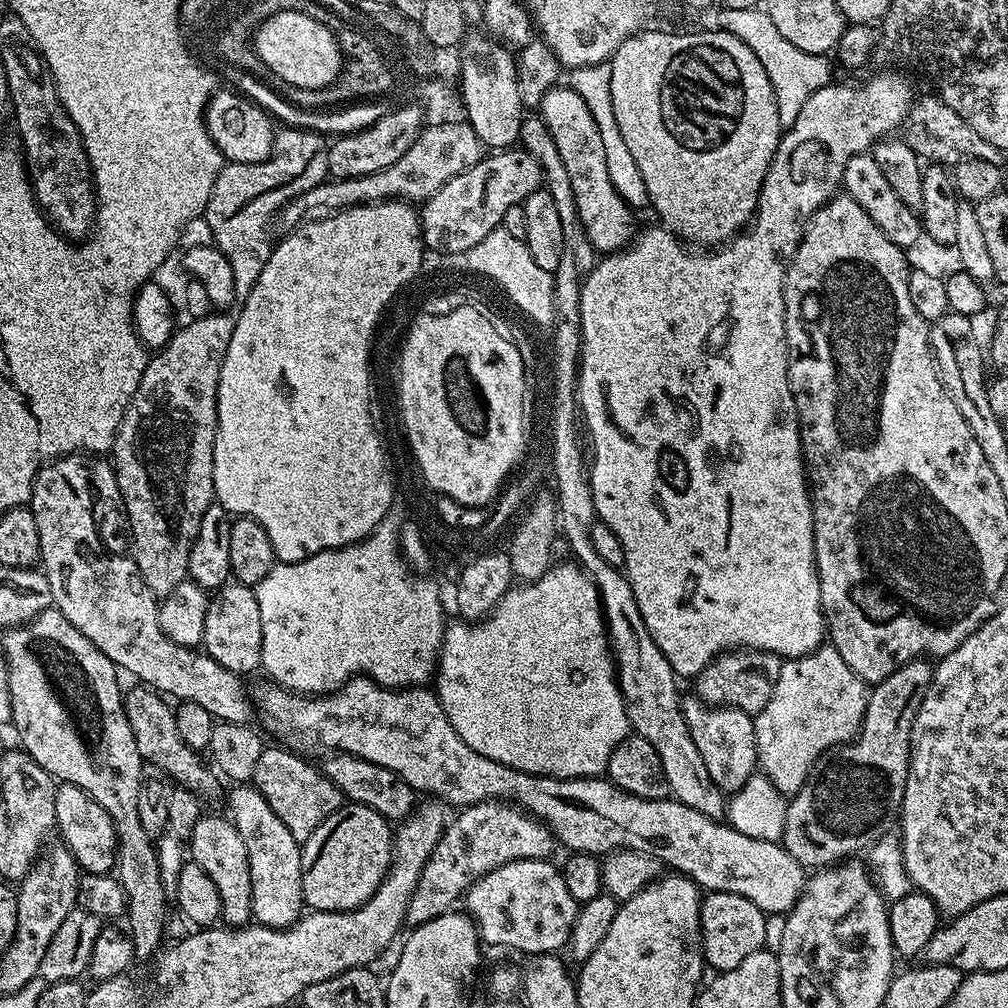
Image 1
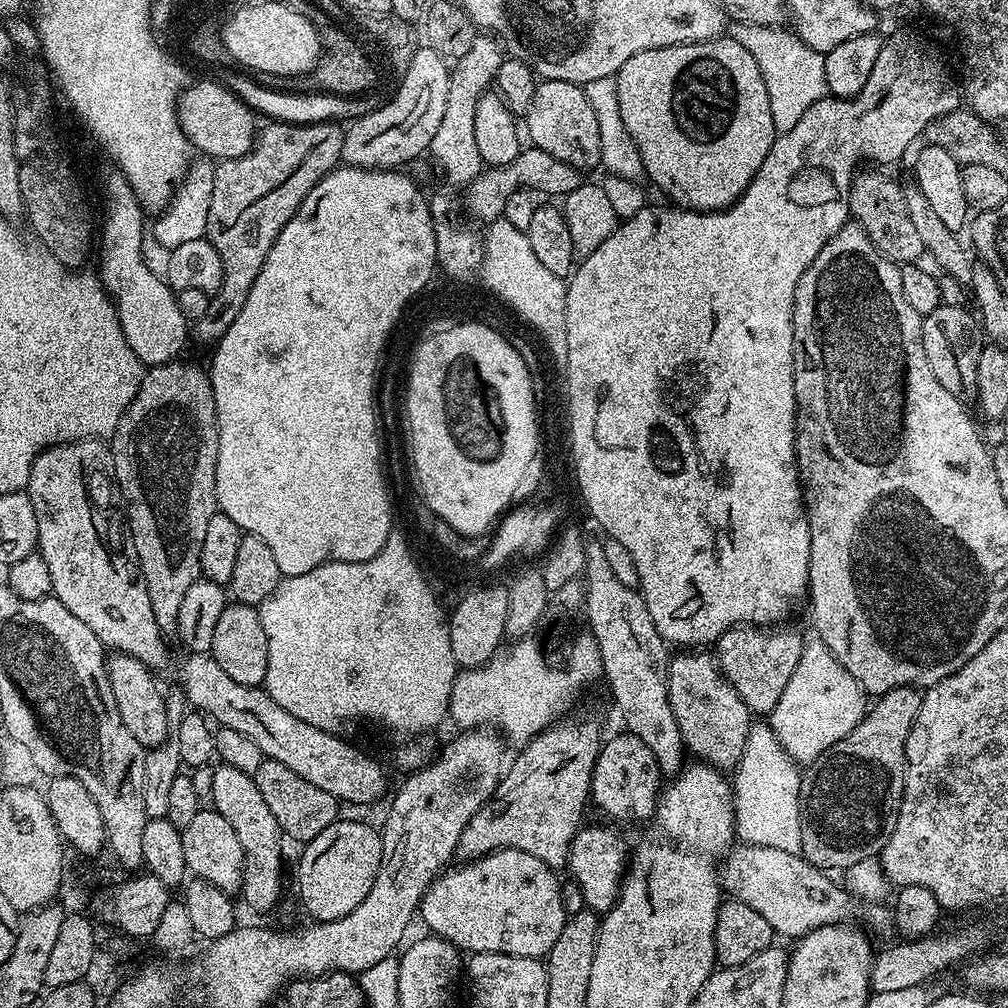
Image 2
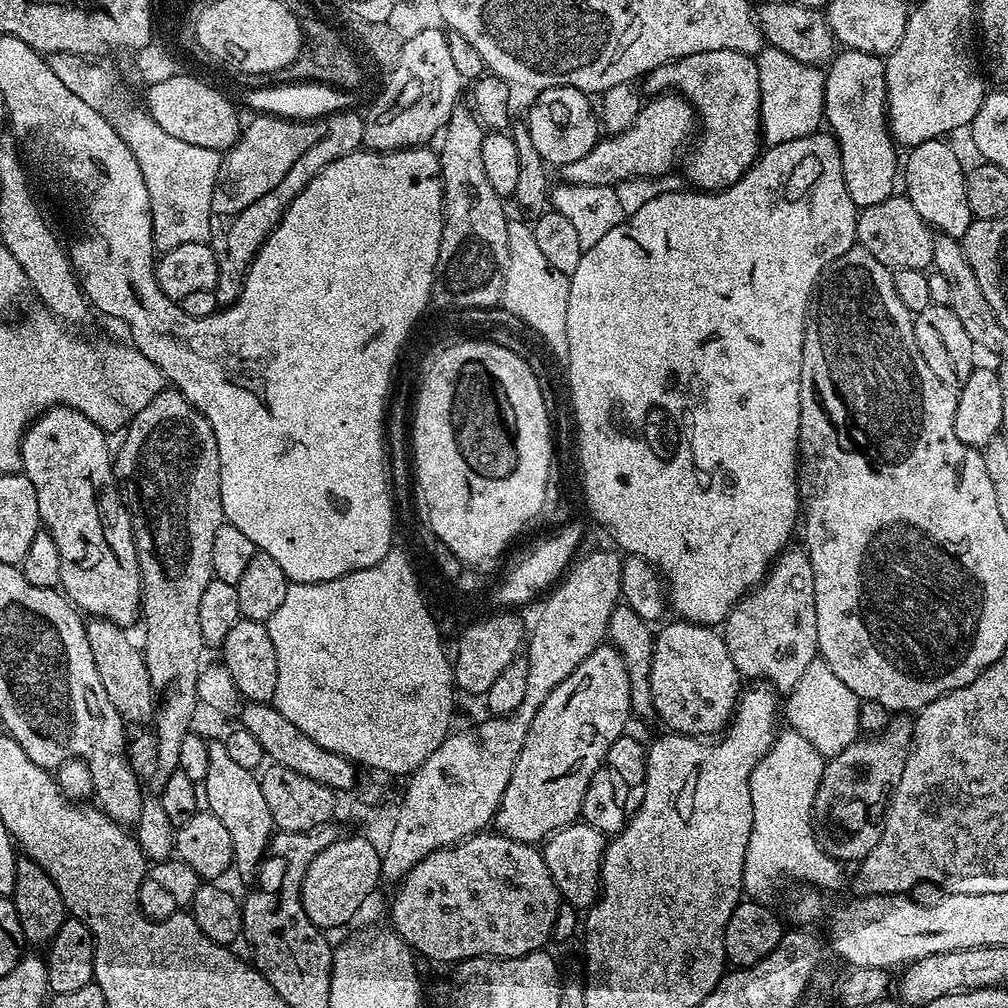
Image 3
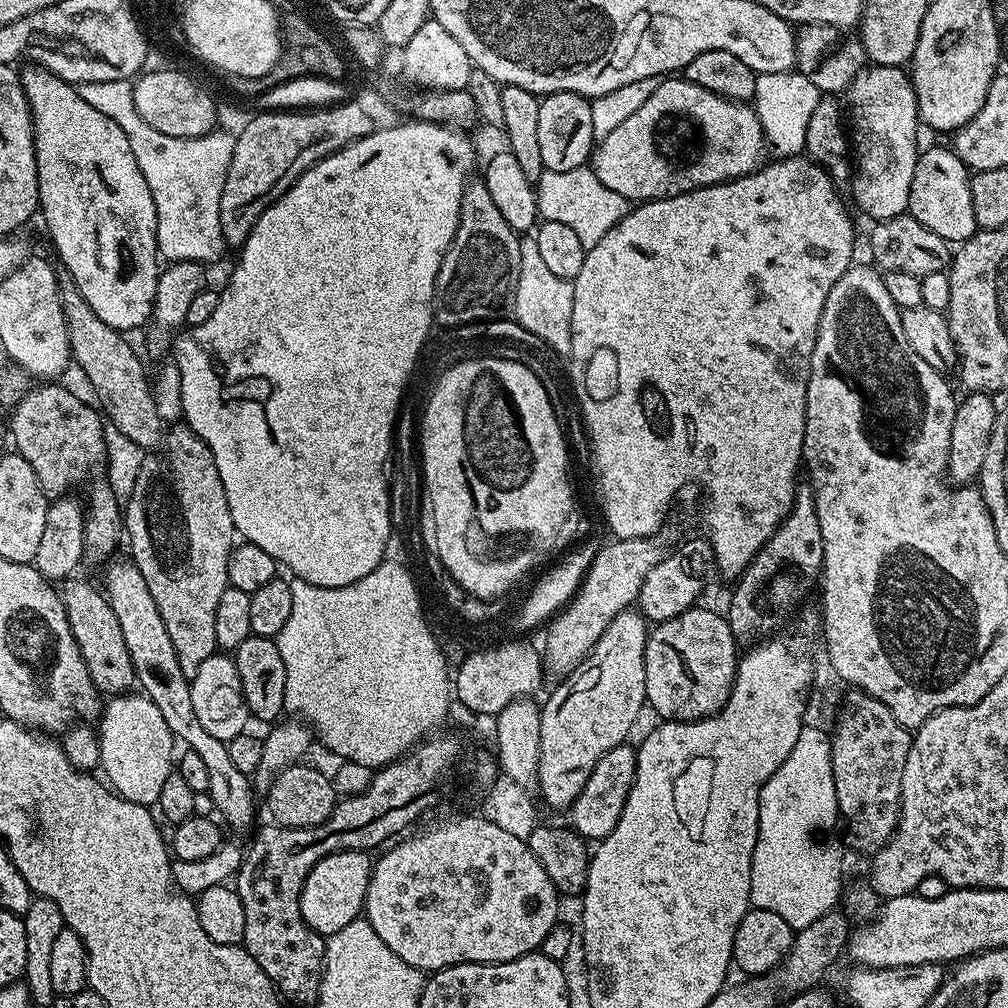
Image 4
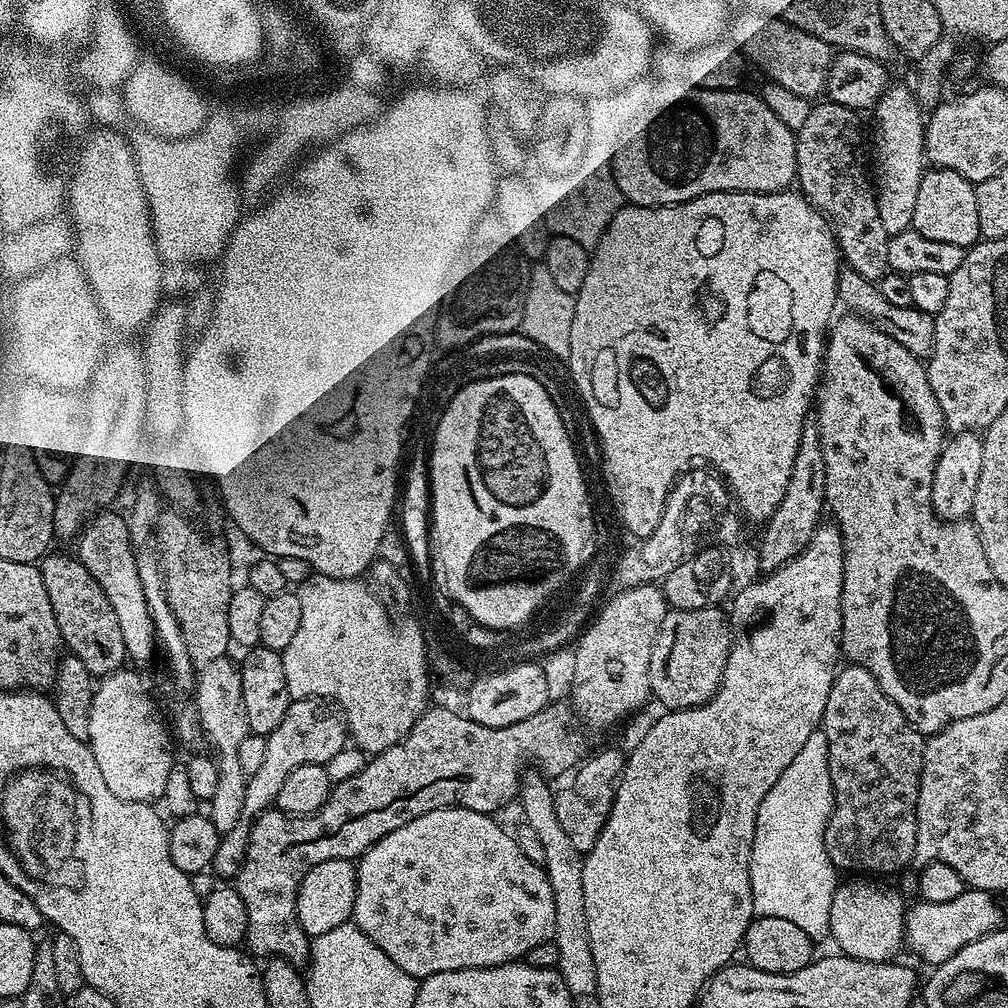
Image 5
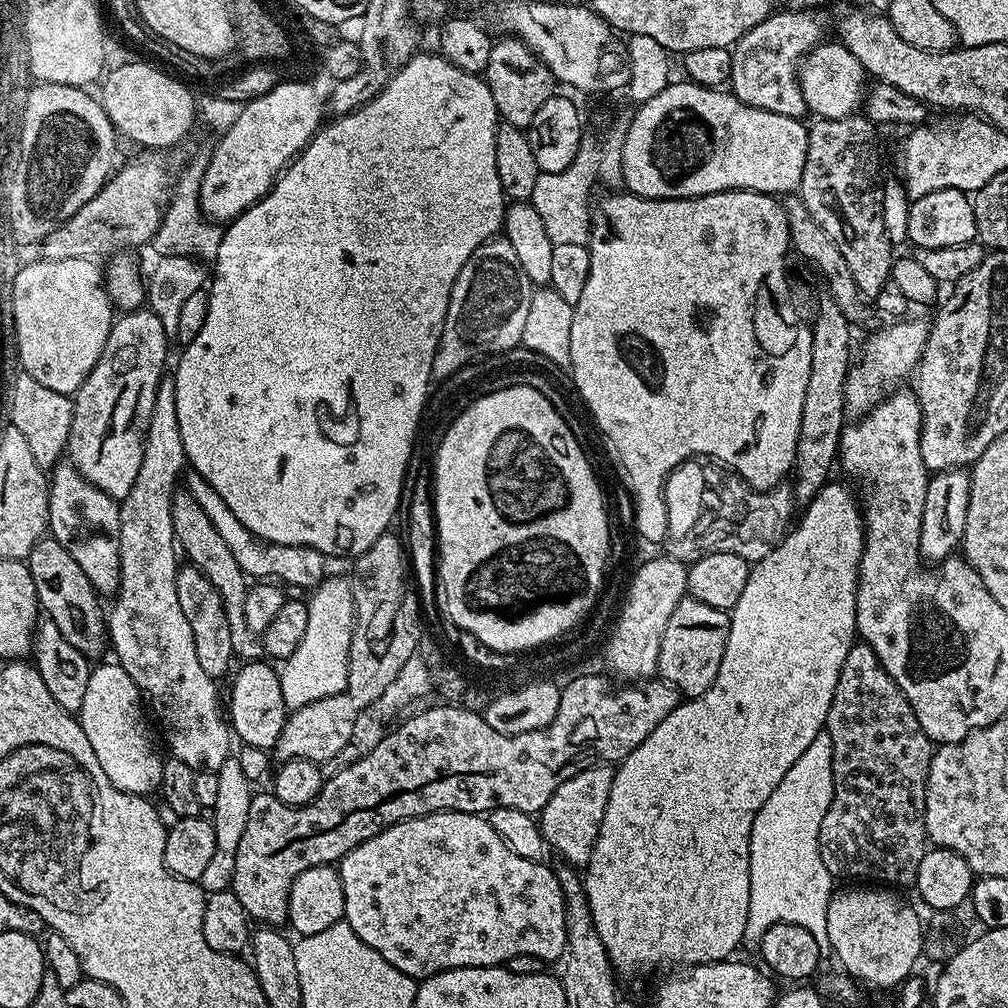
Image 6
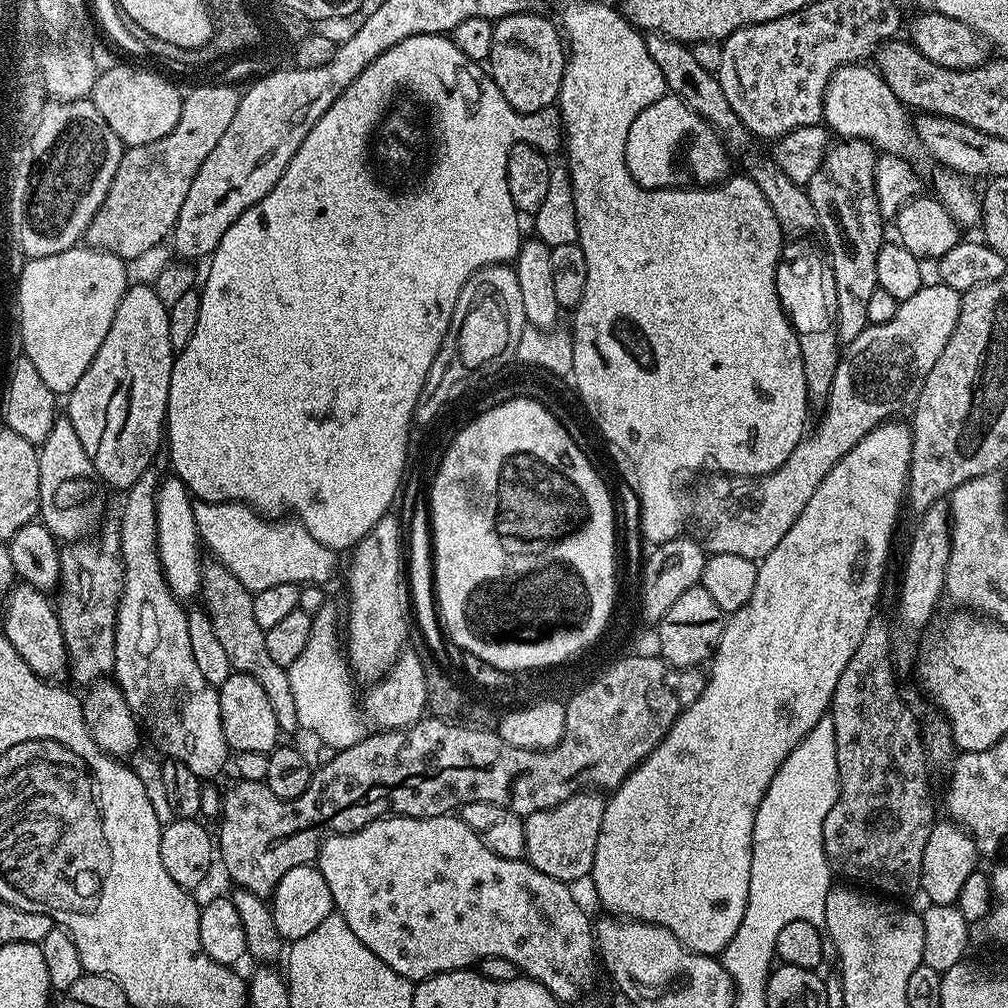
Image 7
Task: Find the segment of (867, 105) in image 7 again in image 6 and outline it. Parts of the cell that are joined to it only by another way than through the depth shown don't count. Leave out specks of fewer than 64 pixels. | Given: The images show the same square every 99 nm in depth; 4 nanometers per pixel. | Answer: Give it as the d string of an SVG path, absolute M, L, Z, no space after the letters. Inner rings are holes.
M828 43L817 44L798 69L798 79L802 86L802 96L806 98L808 112L821 120L853 115L866 96L866 73L858 58L854 58L854 54L850 54L844 44Z

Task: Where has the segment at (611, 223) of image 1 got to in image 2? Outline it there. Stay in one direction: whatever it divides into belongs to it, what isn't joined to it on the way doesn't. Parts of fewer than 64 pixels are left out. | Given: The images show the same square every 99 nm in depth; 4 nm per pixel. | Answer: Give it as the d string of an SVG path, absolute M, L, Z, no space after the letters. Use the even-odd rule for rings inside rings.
M540 80L536 86L535 116L535 147L544 148L546 154L554 154L554 158L581 170L596 168L600 164L602 145L598 119L581 85L561 80Z

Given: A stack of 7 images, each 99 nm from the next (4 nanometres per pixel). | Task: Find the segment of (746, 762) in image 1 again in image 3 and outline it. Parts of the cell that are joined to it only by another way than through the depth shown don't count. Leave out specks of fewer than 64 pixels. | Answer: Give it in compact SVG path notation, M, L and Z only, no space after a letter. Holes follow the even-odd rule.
M673 619L673 624L655 633L650 662L651 711L665 724L667 731L693 738L712 738L723 733L736 715L736 705L742 691L742 677L726 650L723 635L715 627L691 624L689 620Z

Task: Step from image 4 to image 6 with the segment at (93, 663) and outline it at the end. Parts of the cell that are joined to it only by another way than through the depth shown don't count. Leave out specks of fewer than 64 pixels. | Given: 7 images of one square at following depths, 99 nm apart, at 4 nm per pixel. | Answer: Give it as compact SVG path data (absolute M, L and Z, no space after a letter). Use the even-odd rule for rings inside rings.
M51 538L40 540L30 550L26 561L30 574L34 578L34 590L40 603L43 615L62 630L62 638L74 646L89 661L96 662L110 648L108 638L108 622L106 608L103 608L100 593L94 590L90 578L86 578L86 570L74 562L70 550Z

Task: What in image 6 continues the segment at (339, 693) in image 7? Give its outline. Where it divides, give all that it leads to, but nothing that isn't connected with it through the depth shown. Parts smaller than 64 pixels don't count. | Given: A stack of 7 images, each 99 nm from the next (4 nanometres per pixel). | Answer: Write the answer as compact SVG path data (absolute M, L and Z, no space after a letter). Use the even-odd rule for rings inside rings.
M329 575L307 597L306 634L298 642L298 650L283 661L279 669L282 698L290 710L306 706L323 696L336 696L347 686L348 655L350 654L355 606L349 581L343 576Z

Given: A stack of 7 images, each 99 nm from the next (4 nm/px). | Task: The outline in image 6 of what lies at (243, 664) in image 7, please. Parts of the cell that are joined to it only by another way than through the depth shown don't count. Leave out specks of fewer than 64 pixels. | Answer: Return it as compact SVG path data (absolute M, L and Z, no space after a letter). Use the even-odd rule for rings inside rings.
M186 490L177 491L172 497L171 504L171 535L176 535L182 551L188 555L187 563L210 578L210 586L218 590L218 594L224 603L226 610L226 622L230 626L230 646L233 657L241 661L259 660L264 656L263 639L250 626L246 626L246 594L250 587L249 577L245 576L242 566L230 554L226 542L219 536L218 530L214 530L214 522L210 522L202 506Z

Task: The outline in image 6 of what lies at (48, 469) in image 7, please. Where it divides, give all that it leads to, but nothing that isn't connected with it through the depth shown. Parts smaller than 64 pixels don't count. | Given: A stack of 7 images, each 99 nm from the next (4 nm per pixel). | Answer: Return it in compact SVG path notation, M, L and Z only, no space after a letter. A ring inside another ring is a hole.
M70 462L50 472L48 485L50 514L48 532L51 539L70 550L74 562L86 570L86 578L101 597L115 597L120 588L120 506L115 496L98 490Z

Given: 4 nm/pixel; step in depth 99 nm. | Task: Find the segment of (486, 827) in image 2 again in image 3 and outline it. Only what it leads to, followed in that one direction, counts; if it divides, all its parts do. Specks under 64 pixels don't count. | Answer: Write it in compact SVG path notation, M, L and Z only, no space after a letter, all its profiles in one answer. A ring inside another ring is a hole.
M605 642L601 644L600 647L594 649L590 655L576 667L574 674L570 674L570 678L566 678L566 682L562 682L554 690L550 690L546 702L542 702L539 710L534 714L534 722L530 722L530 730L526 734L526 742L518 754L518 762L514 762L514 774L510 774L510 782L506 786L506 794L502 794L500 808L496 811L496 819L494 821L495 831L499 833L499 835L510 838L511 840L517 840L523 844L536 846L547 840L548 837L554 835L558 830L577 823L577 821L581 819L580 811L582 810L582 802L586 798L586 790L590 786L590 782L594 778L598 766L602 766L602 762L606 758L606 750L610 750L610 746L614 746L614 742L618 742L618 738L625 735L627 728L624 727L628 724L628 716L631 717L632 715L630 678L626 670L626 662L617 648L613 648L611 643Z

